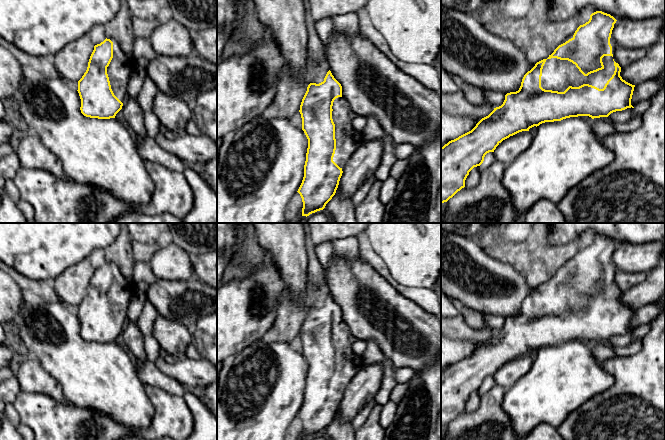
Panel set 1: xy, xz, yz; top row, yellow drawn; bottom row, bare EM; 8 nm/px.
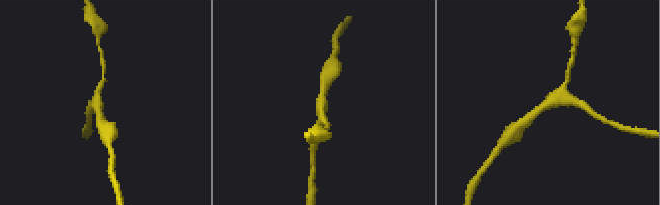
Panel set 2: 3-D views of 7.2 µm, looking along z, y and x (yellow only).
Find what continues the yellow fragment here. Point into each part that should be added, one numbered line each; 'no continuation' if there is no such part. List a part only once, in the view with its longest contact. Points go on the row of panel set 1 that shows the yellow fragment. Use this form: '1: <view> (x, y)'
1: yz (557, 75)

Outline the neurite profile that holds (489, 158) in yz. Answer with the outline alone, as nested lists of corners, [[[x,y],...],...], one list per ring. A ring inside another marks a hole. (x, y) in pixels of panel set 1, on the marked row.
[[[489,152],[485,155],[483,163],[480,165],[479,170],[480,172],[485,169],[486,166],[493,163],[495,161],[494,152]]]

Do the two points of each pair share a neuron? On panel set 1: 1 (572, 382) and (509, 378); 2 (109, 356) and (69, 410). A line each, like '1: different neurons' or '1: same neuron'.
1: different neurons
2: different neurons

